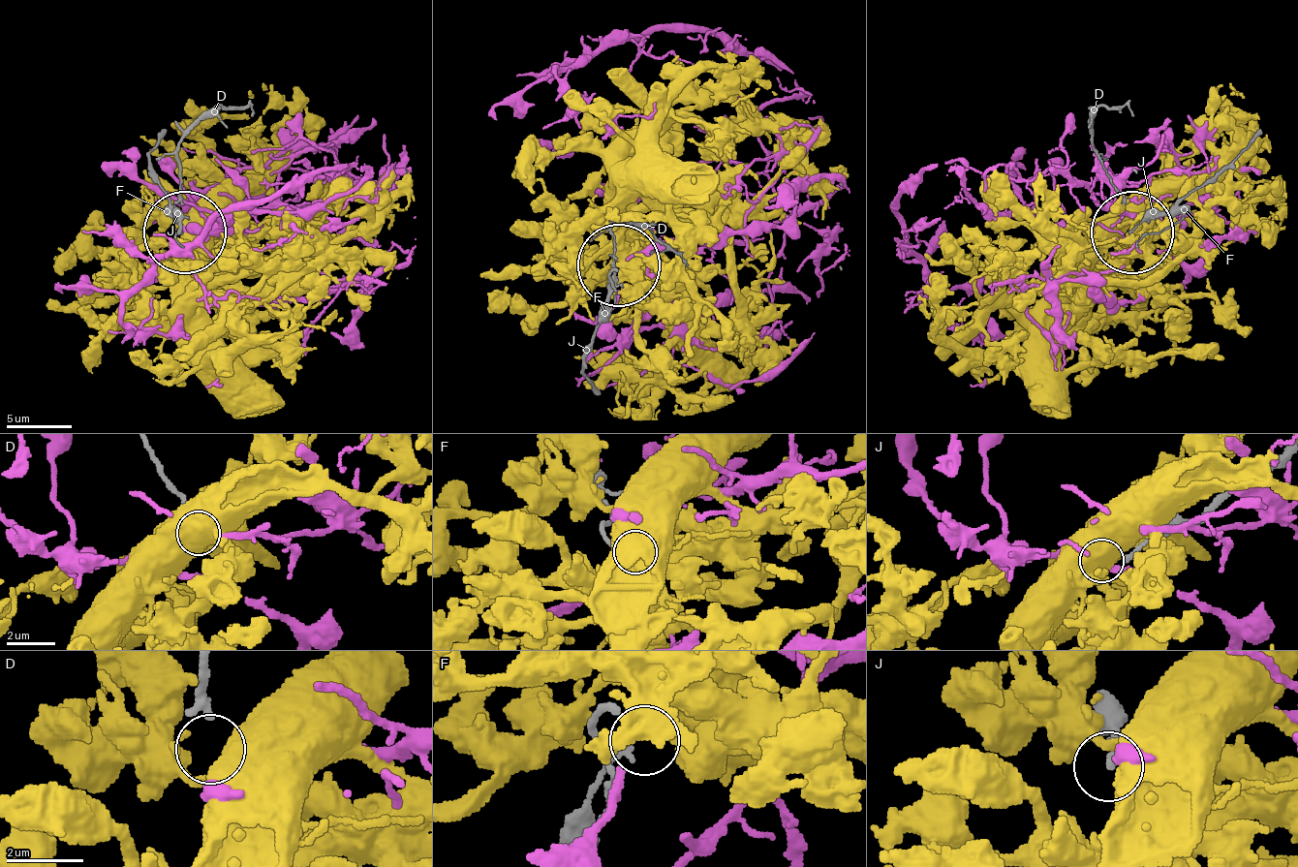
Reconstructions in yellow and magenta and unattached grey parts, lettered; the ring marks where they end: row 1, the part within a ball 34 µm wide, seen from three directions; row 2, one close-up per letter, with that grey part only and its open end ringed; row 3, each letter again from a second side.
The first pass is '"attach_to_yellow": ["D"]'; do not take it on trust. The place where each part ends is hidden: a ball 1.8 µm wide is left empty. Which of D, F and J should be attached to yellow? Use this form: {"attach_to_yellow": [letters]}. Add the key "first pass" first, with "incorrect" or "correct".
{"first pass": "incorrect", "attach_to_yellow": []}

